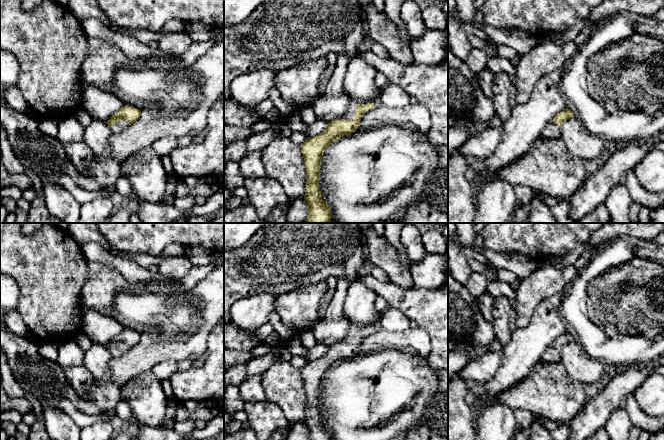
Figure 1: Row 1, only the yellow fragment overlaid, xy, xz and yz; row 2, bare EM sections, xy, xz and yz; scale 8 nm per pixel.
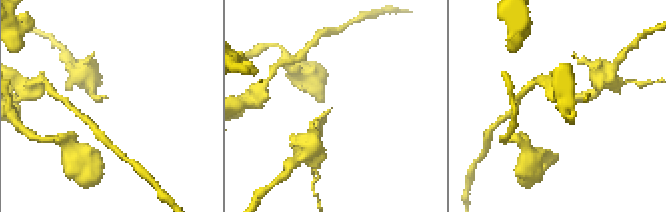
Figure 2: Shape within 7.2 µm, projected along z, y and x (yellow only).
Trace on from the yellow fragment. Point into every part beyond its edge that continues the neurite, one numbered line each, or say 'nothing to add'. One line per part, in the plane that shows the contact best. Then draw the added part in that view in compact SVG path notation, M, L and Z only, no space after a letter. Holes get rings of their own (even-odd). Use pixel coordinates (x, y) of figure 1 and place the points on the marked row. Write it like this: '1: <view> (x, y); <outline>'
1: xz (349, 115); M351 102L347 112L344 115L340 116L339 118L345 121L352 121L354 119L354 112L356 110L357 104L358 104L357 102Z

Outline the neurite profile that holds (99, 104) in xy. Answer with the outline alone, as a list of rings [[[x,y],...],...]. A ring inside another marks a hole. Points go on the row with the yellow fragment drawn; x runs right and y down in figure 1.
[[[82,81],[81,106],[92,118],[107,123],[123,102],[115,94]]]

